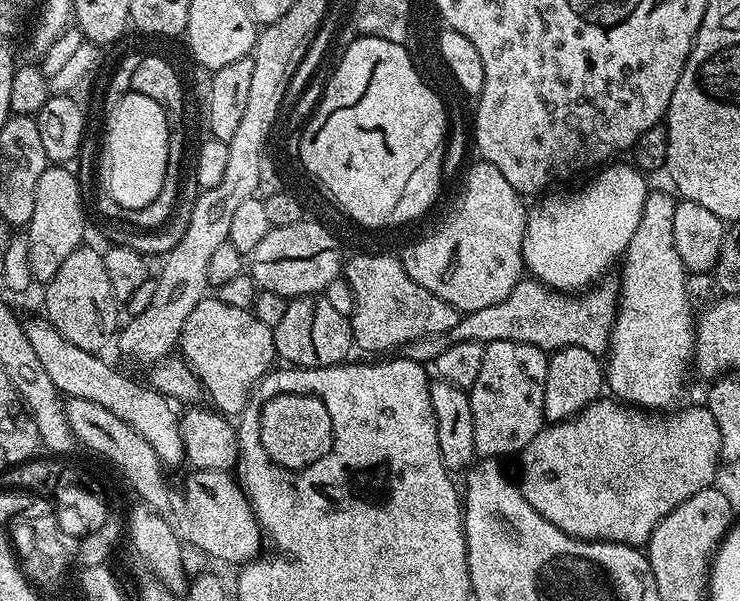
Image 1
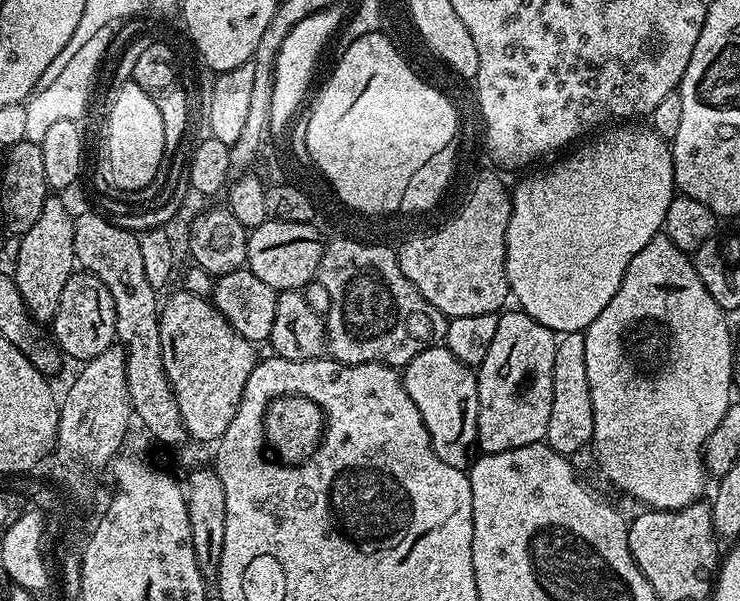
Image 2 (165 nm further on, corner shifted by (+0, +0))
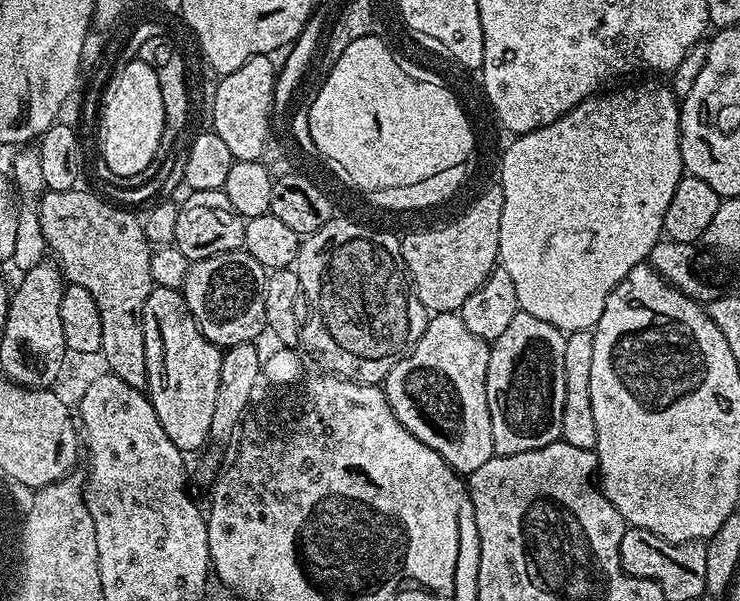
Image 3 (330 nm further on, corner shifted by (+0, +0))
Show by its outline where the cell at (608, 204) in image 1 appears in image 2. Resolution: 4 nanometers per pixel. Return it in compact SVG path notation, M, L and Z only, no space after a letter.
M612 126L601 131L597 140L589 139L589 144L581 143L575 150L569 151L565 160L557 159L550 170L528 174L524 181L512 192L512 213L510 214L510 226L506 230L506 274L508 275L508 287L514 300L530 318L542 322L551 332L567 334L570 332L584 332L606 310L610 298L618 290L622 278L626 274L626 266L634 259L634 254L650 242L650 238L661 235L666 218L666 210L670 210L670 202L677 191L674 178L674 162L672 161L672 149L669 141L662 139L650 126L644 128L632 128L636 126Z

